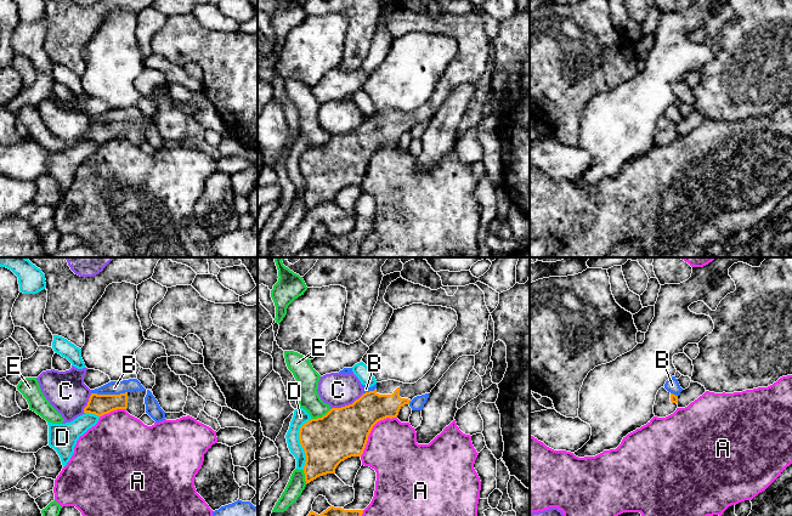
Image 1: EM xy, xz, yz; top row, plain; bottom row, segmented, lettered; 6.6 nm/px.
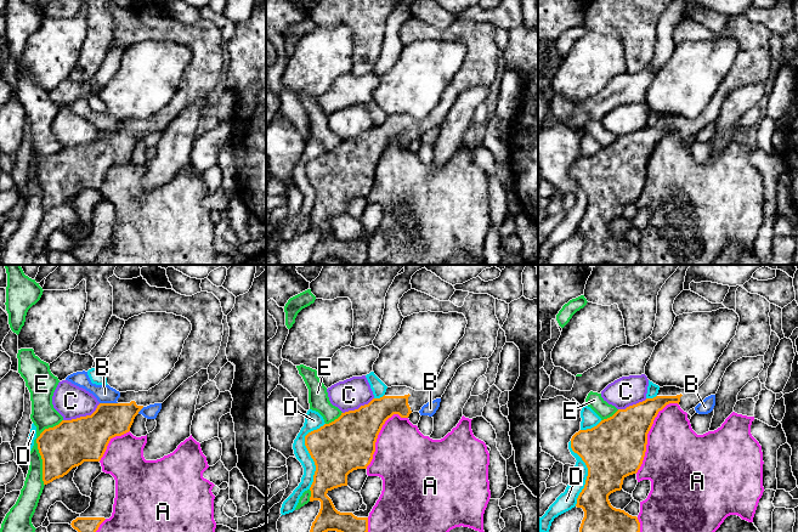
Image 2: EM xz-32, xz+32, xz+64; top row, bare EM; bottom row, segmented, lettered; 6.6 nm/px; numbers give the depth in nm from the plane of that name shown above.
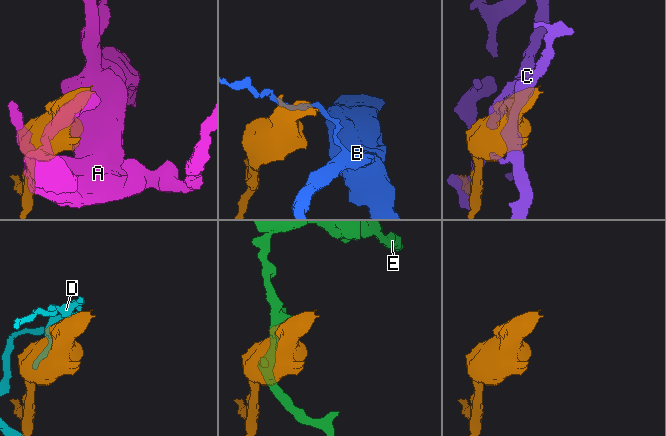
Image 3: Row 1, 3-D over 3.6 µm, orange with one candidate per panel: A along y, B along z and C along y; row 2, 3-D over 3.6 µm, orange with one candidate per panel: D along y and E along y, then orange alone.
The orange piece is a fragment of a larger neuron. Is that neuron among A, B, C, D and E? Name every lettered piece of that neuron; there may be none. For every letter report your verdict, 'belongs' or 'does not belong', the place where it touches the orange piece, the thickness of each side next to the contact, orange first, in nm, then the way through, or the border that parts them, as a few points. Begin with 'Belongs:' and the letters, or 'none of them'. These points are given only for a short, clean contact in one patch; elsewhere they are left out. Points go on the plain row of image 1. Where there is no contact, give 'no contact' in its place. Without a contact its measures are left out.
Belongs: none of them
A: does not belong; meets orange in xz at (371, 158); 340 nm thick on the orange side, 340 nm on the other
B: does not belong; meets orange in xy at (108, 123); 140 nm thick on the orange side, 100 nm on the other; border along xy (126, 119), (119, 122), (91, 122)
C: does not belong; meets orange in xz at (346, 134); 340 nm thick on the orange side, 220 nm on the other
D: does not belong; meets orange in xz at (300, 171); 320 nm thick on the orange side, 100 nm on the other
E: does not belong; meets orange in xz at (322, 145); 340 nm thick on the orange side, 140 nm on the other

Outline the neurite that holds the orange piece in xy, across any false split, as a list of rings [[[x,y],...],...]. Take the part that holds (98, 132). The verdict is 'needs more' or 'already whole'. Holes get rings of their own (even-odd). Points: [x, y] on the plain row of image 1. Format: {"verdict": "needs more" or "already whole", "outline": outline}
{"verdict": "needs more", "outline": [[[147,118],[125,120],[120,123],[97,123],[91,121],[84,141],[102,144],[117,137],[125,137],[130,143],[140,147],[146,142],[145,125]]]}

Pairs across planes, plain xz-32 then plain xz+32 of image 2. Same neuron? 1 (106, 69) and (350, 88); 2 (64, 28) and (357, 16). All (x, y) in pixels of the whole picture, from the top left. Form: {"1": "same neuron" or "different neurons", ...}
{"1": "different neurons", "2": "different neurons"}

